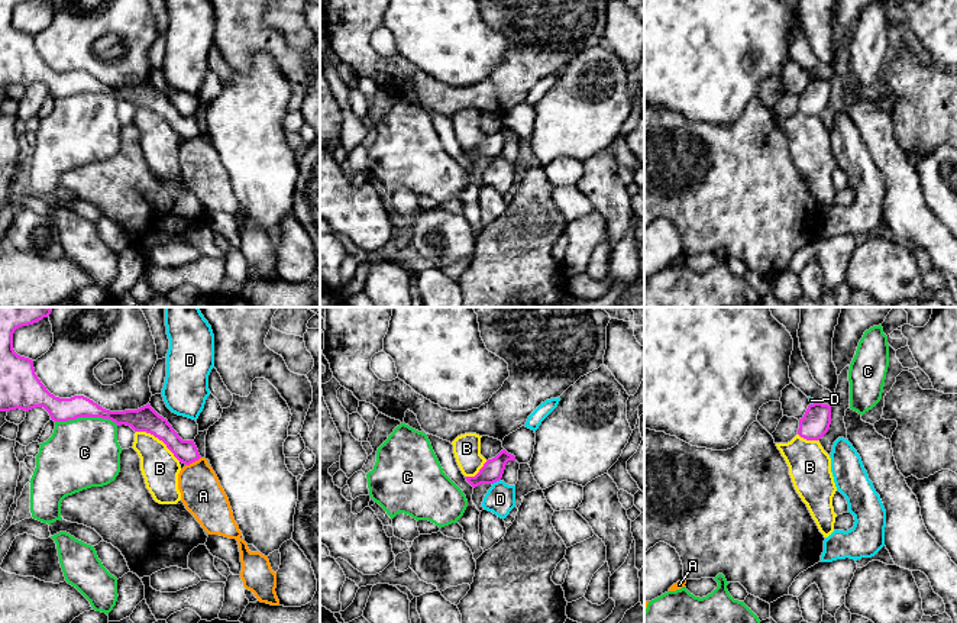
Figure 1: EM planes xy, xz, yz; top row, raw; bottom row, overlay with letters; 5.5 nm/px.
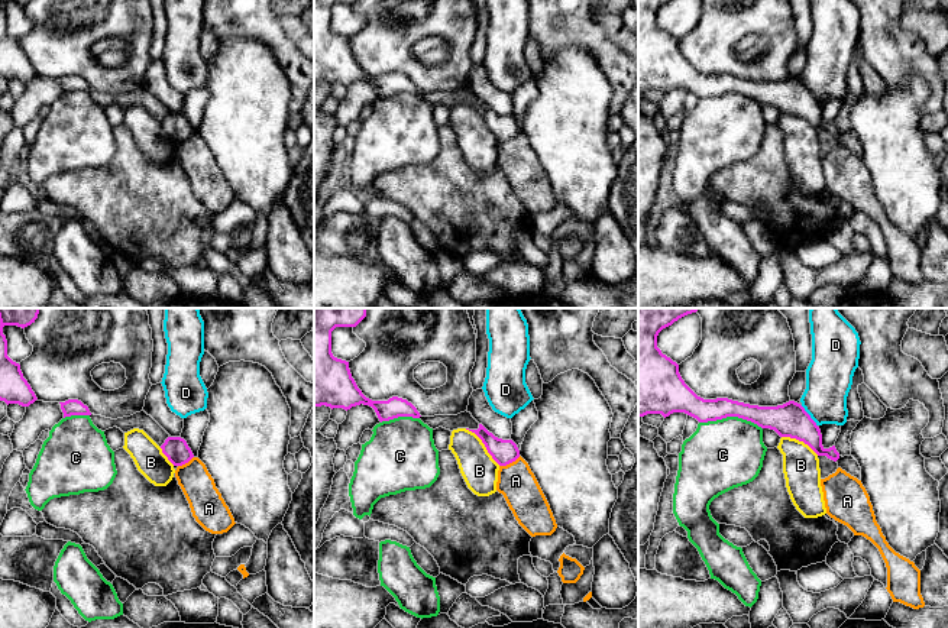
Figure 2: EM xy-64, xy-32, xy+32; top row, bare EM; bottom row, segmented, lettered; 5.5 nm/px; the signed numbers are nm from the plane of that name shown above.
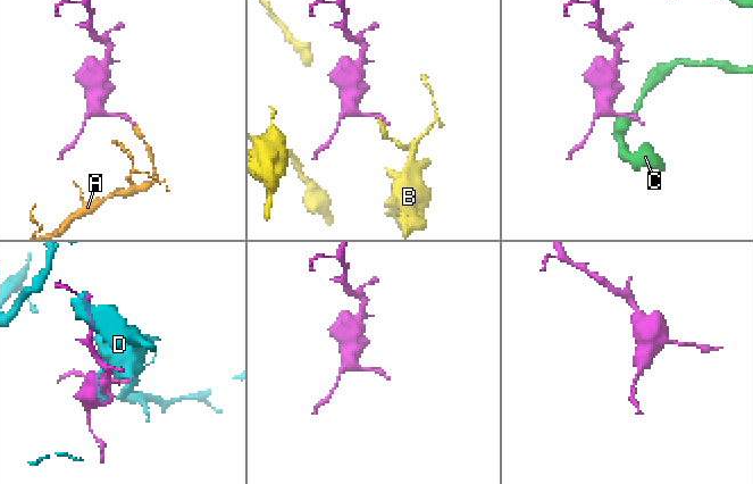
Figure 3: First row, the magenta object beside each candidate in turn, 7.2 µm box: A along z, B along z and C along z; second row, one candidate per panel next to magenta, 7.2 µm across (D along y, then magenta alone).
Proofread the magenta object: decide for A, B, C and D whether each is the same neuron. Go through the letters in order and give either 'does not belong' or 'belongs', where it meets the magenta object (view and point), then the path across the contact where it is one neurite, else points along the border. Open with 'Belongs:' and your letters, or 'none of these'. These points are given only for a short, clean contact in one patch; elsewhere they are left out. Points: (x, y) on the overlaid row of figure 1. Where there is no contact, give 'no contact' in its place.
Belongs: none of these
A: does not belong; contact xy (193, 461); border xy (200, 457), (186, 465)
B: does not belong; contact xy (159, 439); border xy (136, 431), (145, 431), (157, 436), (180, 461)
C: does not belong; contact xy (87, 416)
D: does not belong; contact xz (495, 481)

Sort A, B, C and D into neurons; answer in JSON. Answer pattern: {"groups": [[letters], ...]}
{"groups": [["A"], ["B"], ["C"], ["D"]]}

